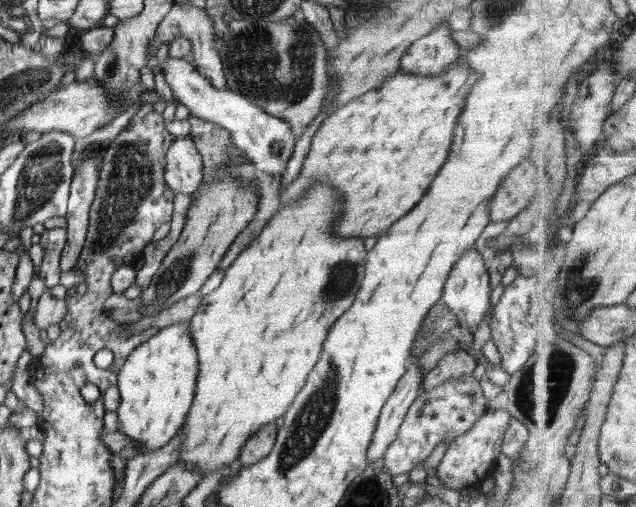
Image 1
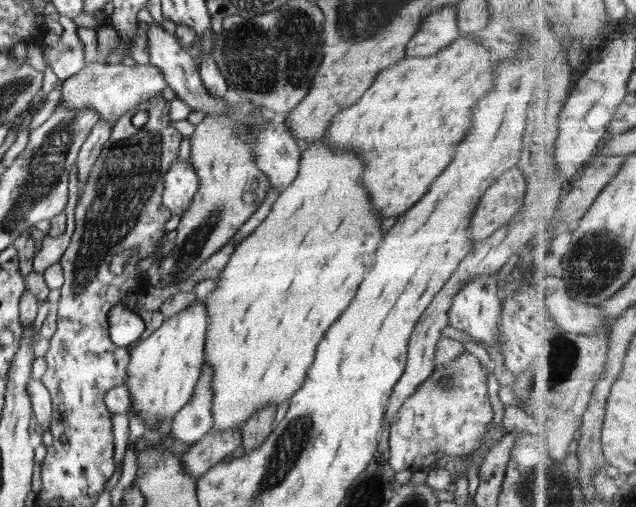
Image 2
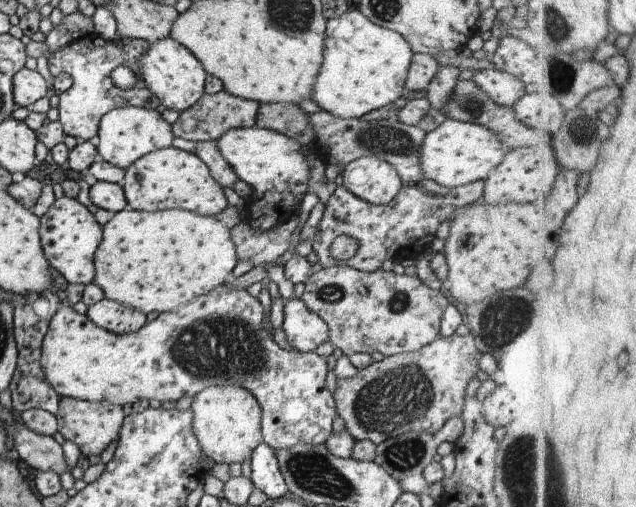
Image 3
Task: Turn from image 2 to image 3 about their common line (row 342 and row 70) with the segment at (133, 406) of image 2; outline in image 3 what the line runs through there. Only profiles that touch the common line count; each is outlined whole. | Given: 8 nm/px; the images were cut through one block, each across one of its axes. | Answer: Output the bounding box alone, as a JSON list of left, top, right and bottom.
[139,37,209,113]

